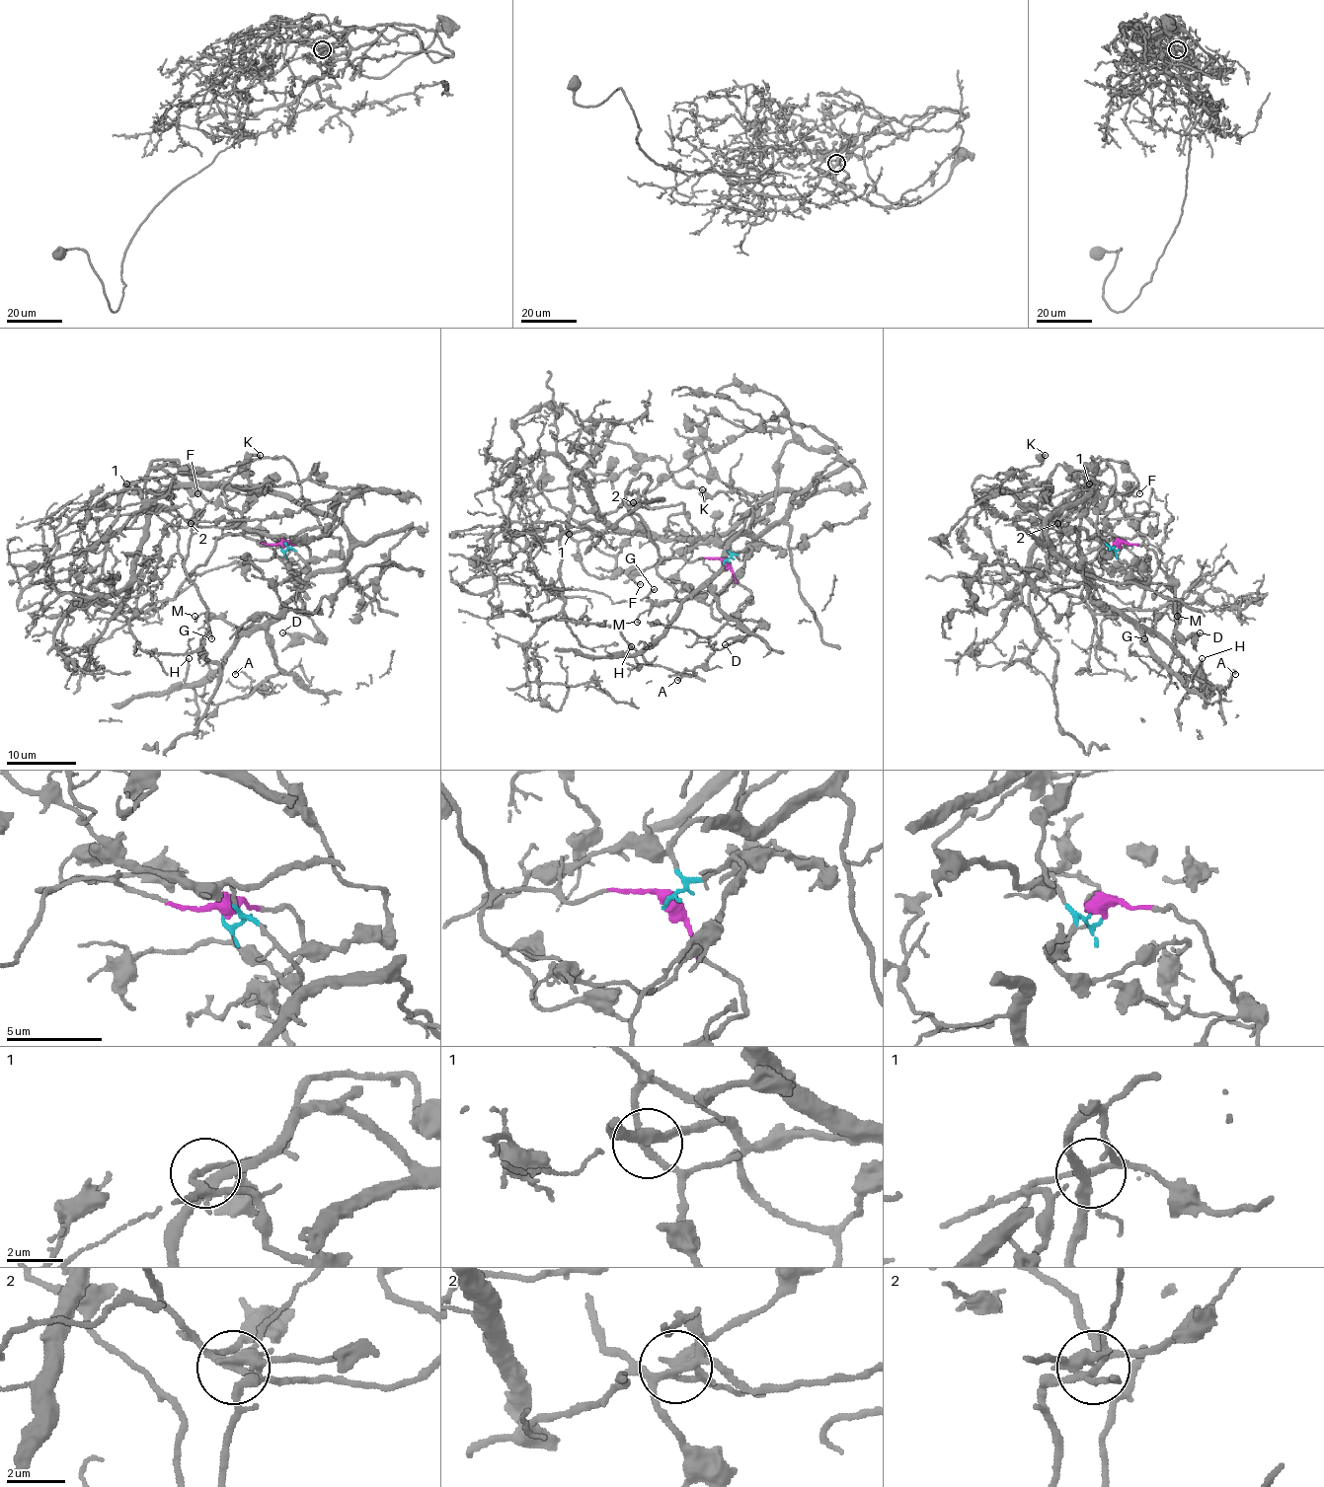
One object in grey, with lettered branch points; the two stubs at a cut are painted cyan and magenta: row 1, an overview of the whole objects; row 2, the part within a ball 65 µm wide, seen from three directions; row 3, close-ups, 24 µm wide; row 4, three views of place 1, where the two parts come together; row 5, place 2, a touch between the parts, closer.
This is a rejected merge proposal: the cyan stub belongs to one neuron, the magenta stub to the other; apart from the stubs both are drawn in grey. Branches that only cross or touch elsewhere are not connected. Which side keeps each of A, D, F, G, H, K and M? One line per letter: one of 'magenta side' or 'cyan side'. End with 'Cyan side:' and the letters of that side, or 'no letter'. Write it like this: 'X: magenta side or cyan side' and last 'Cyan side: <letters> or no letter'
A: cyan side
D: magenta side
F: magenta side
G: cyan side
H: cyan side
K: magenta side
M: cyan side
Cyan side: A, G, H, M

